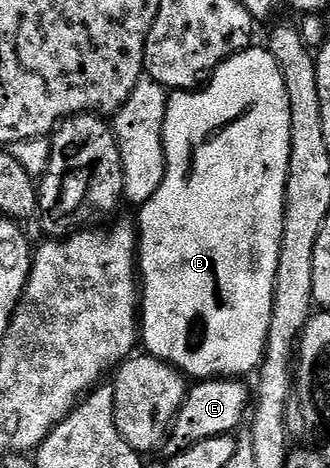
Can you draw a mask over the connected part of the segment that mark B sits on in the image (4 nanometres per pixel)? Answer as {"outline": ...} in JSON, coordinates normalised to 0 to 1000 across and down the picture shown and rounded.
{"outline":[[[761,98],[742,111],[718,111],[652,145],[609,192],[539,192],[524,199],[509,218],[509,235],[497,252],[497,329],[503,331],[503,370],[485,406],[461,423],[448,423],[442,436],[415,447],[412,468],[412,545],[418,549],[418,585],[424,592],[424,735],[452,759],[515,778],[539,788],[555,803],[585,808],[591,814],[642,812],[652,808],[733,808],[742,795],[767,797],[794,776],[794,759],[806,754],[806,724],[812,722],[812,697],[824,688],[824,645],[830,643],[830,613],[836,611],[836,568],[848,551],[848,517],[861,491],[861,440],[867,438],[867,391],[873,389],[873,338],[879,335],[879,237],[873,235],[873,192],[861,192],[861,167],[848,158],[848,141],[836,141],[836,124],[803,103]]]}

